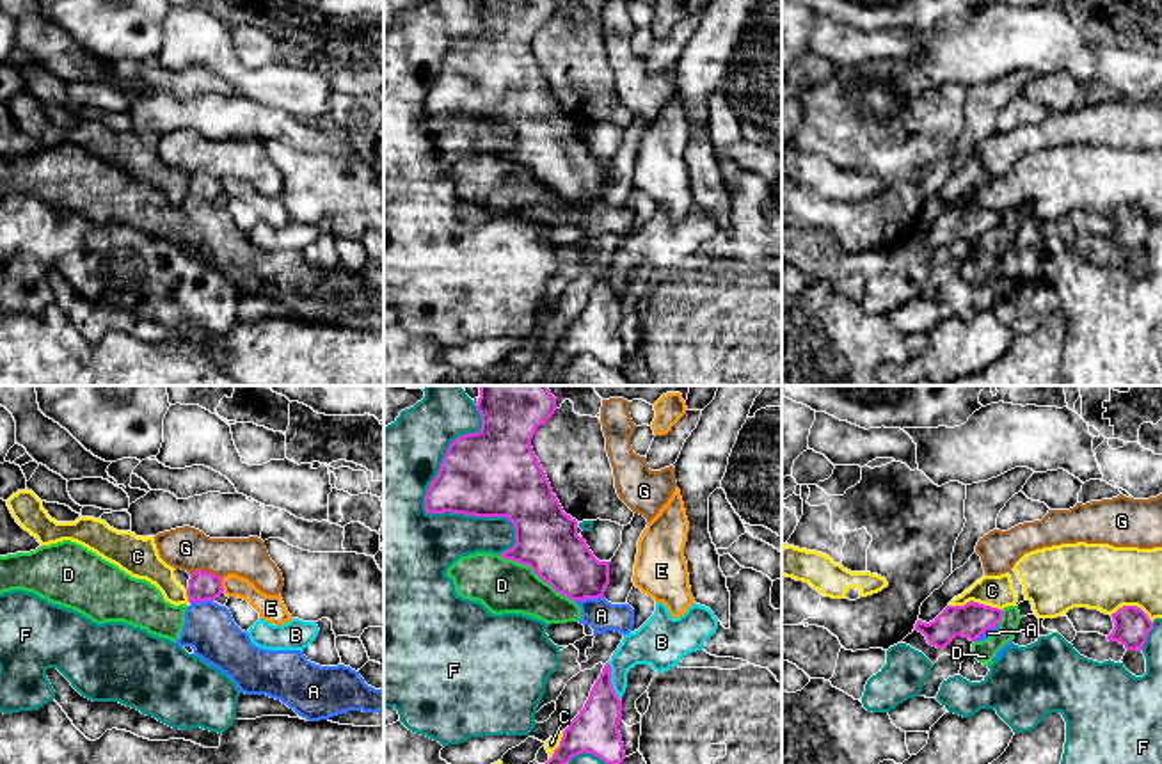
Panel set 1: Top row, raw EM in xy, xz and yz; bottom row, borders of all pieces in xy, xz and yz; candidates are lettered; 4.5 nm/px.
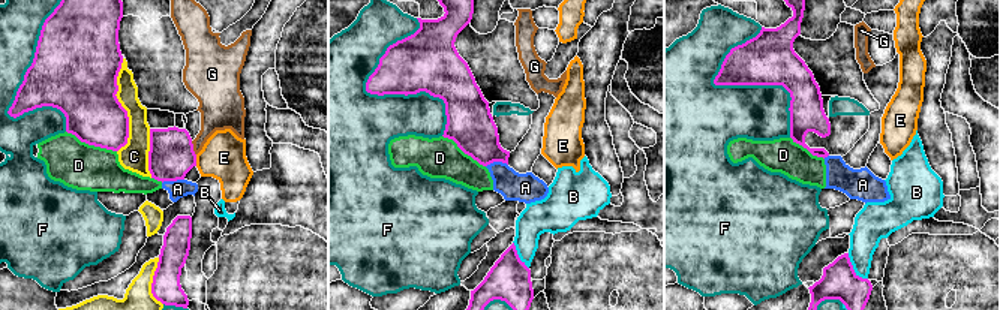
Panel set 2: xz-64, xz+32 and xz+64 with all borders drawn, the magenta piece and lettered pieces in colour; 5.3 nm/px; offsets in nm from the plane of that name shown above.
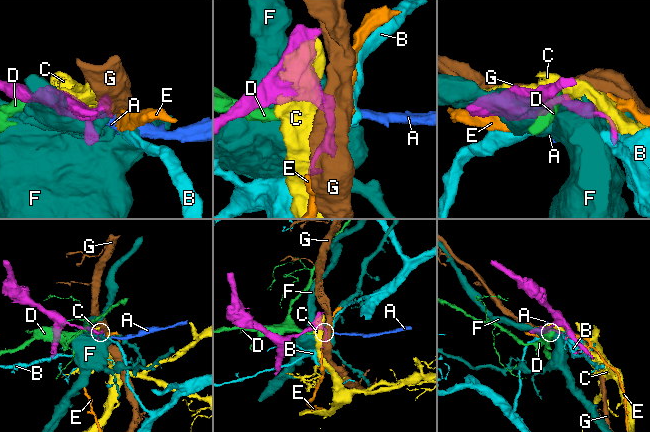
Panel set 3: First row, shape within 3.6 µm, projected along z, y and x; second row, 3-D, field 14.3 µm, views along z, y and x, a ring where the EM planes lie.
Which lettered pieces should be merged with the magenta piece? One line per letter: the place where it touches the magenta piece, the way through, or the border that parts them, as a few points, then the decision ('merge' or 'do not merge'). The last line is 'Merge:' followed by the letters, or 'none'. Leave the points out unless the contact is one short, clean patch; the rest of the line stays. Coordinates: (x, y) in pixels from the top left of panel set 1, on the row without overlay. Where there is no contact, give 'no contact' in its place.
A: contact xz (588, 199); border xz (603, 198), (574, 203); do not merge
B: contact xz (610, 283); do not merge
C: contact yz (976, 205); do not merge
D: contact xz (535, 175); do not merge
E: contact xy (221, 187); do not merge
F: contact xz (429, 114); do not merge
G: contact xy (206, 175); do not merge
Merge: none

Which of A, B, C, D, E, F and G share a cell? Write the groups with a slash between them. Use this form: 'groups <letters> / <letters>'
groups A D / B / C / E / F / G

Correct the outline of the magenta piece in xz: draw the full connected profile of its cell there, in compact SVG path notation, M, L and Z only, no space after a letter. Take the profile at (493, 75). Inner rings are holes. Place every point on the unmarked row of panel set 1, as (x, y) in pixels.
M478 0L476 12L482 30L450 46L426 92L426 115L506 119L513 126L515 146L501 155L501 160L531 169L540 181L570 203L604 199L609 163L599 163L577 137L577 123L563 114L531 50L537 30L556 12L556 0Z

